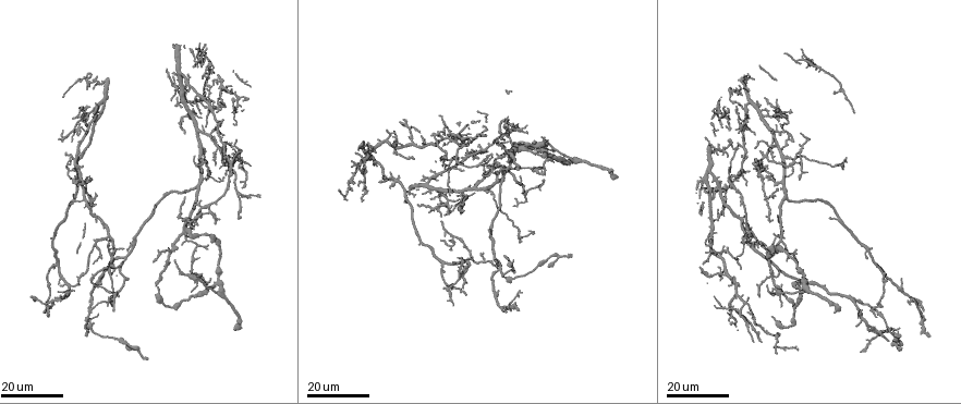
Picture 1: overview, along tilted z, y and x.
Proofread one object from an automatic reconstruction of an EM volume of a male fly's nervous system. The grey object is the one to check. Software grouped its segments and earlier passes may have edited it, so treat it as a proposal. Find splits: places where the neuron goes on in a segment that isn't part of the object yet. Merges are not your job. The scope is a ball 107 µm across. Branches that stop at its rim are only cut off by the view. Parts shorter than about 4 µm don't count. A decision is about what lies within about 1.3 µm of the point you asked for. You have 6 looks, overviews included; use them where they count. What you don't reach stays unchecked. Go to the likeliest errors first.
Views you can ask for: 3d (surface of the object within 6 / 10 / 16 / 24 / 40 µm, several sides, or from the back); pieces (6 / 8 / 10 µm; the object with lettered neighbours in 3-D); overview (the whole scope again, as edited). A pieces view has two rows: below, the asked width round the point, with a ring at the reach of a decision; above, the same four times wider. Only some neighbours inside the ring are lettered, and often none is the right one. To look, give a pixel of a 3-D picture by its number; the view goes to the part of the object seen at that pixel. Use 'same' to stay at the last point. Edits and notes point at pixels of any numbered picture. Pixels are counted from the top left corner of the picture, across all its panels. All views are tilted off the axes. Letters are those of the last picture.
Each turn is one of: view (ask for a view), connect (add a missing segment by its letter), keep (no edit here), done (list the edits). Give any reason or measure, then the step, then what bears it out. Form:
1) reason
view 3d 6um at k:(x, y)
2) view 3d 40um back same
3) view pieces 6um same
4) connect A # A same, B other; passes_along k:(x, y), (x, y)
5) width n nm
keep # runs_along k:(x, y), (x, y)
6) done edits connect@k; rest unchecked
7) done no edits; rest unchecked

an open end
view 3d 24um at 1:(759, 294)

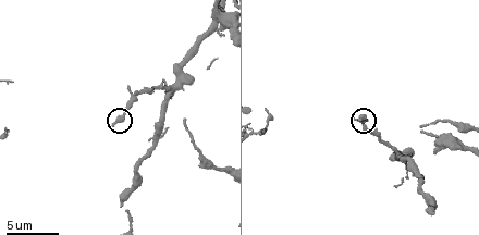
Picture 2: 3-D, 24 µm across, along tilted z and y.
view pieces 6um at 2:(360, 117)

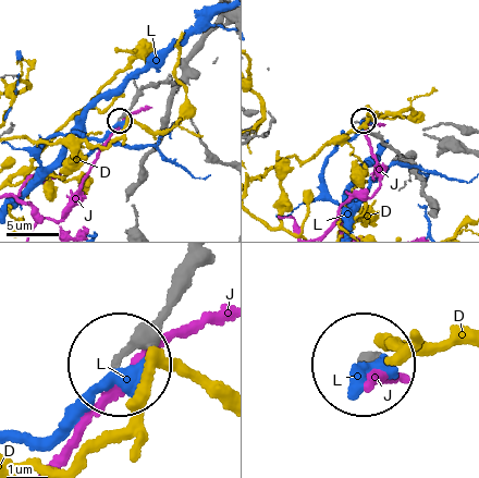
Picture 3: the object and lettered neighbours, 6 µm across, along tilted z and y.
width 230 nm
keep # D other, J other, L other; no lettered segment goes on from it

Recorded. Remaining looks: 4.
an open end
view 3d 24um at 1:(479, 158)

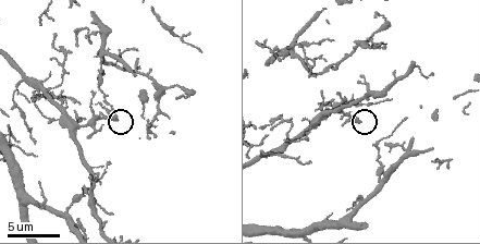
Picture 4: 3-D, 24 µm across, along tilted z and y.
view pieces 6um at 4:(118, 117)

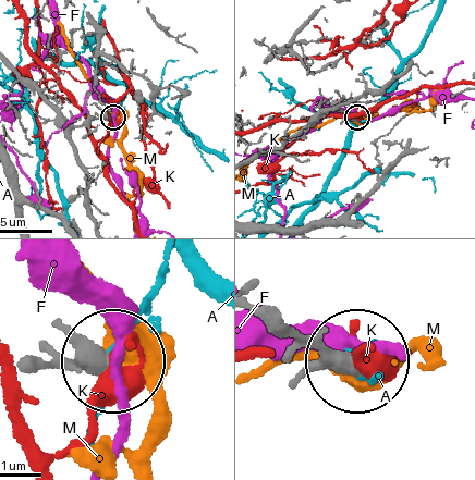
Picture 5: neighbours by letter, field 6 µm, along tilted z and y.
keep # A other, F other, K other, M other; no lettered segment goes on from it

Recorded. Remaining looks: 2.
long arm stops here
view pieces 10um at 2:(127, 213)

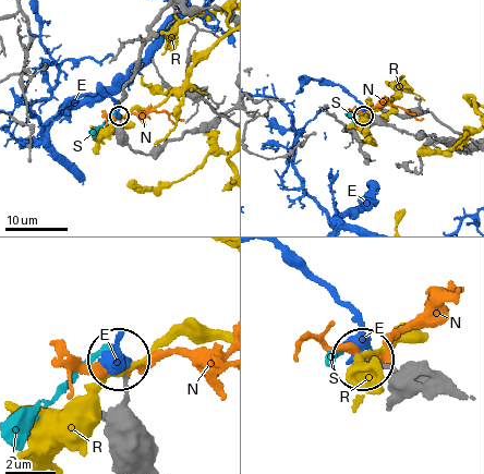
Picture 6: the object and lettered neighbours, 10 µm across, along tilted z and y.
keep # E other, N other, R other, S other; no lettered segment goes on from it

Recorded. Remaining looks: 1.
done no edits; rest unchecked

